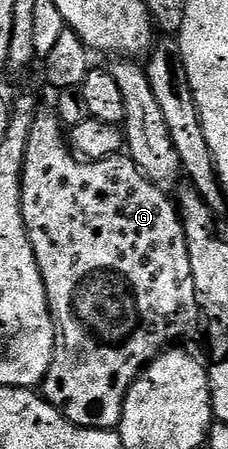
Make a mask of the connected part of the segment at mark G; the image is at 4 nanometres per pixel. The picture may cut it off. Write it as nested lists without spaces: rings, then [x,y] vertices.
[[[44,111],[37,112],[34,119],[34,127],[30,127],[30,139],[26,143],[26,159],[24,160],[24,170],[20,176],[20,206],[22,207],[22,219],[24,220],[24,226],[28,232],[28,238],[30,239],[30,247],[34,251],[34,259],[38,263],[38,271],[42,275],[42,283],[44,284],[44,291],[46,293],[46,299],[48,300],[48,310],[52,316],[52,326],[55,329],[59,348],[62,350],[57,352],[56,356],[52,359],[52,366],[50,371],[44,377],[44,383],[42,386],[42,396],[45,401],[49,401],[50,404],[55,407],[59,413],[61,413],[67,421],[74,423],[78,427],[83,429],[110,429],[115,430],[119,426],[122,419],[122,411],[124,410],[124,404],[126,403],[126,395],[130,391],[133,383],[140,378],[141,373],[148,368],[148,365],[156,357],[159,357],[165,349],[175,346],[183,337],[192,337],[196,333],[196,328],[199,330],[202,325],[202,318],[200,316],[200,304],[196,301],[196,292],[194,291],[194,274],[190,272],[190,251],[186,247],[186,235],[184,234],[184,228],[180,222],[180,215],[177,206],[174,204],[173,198],[167,193],[156,186],[154,183],[150,183],[150,179],[146,179],[146,175],[142,175],[142,171],[138,166],[132,162],[132,158],[127,155],[117,155],[114,157],[107,157],[101,161],[90,161],[87,159],[81,159],[70,148],[69,138],[66,136],[65,126],[61,125],[60,118],[56,116],[55,112]]]

